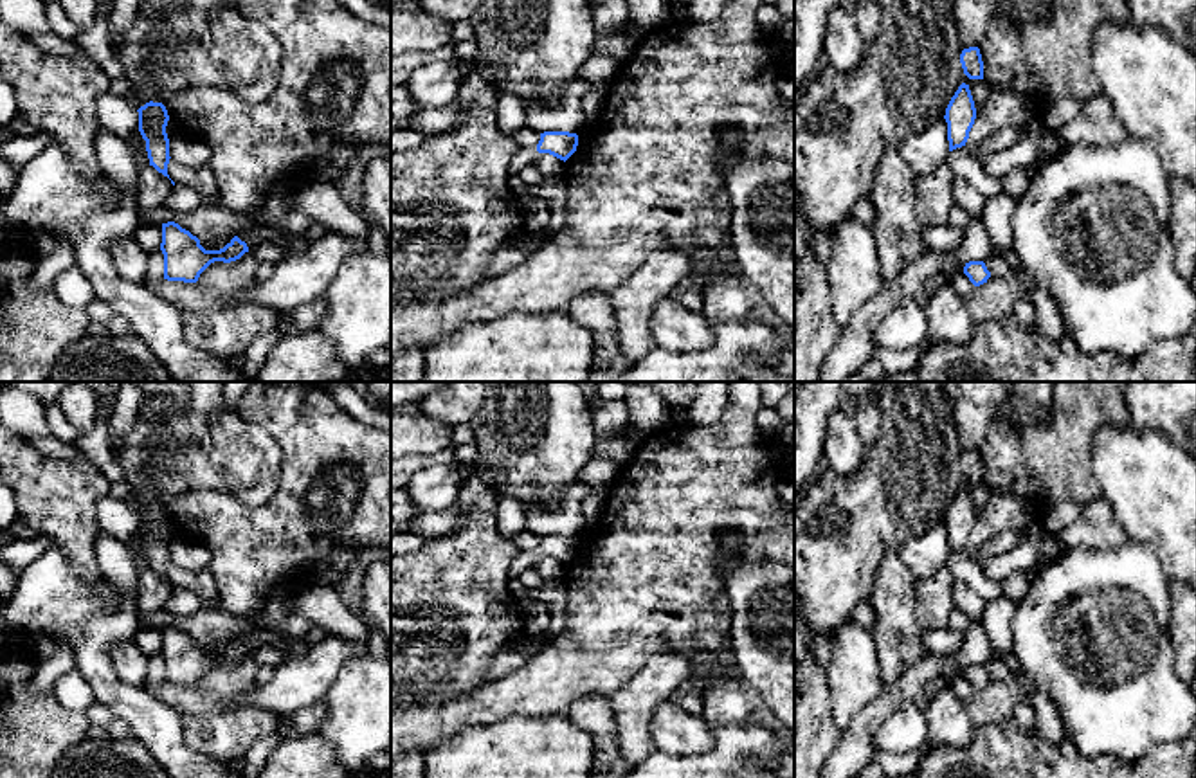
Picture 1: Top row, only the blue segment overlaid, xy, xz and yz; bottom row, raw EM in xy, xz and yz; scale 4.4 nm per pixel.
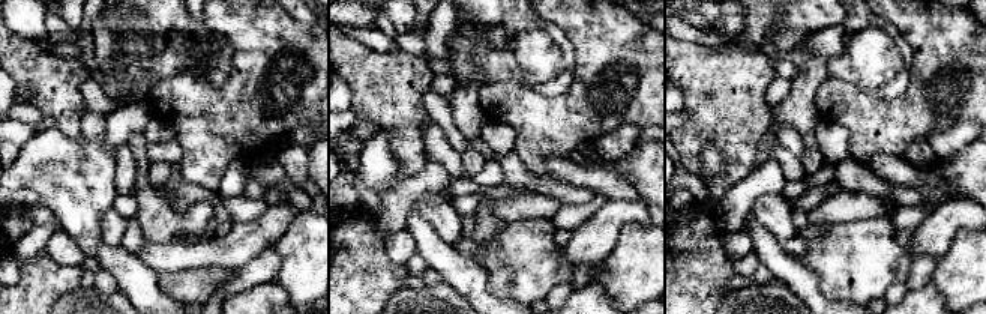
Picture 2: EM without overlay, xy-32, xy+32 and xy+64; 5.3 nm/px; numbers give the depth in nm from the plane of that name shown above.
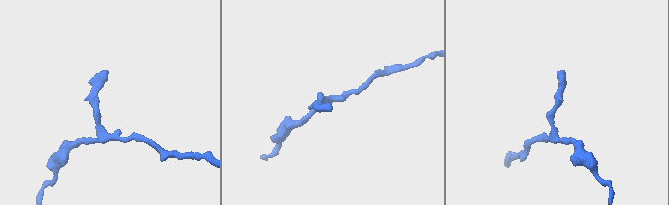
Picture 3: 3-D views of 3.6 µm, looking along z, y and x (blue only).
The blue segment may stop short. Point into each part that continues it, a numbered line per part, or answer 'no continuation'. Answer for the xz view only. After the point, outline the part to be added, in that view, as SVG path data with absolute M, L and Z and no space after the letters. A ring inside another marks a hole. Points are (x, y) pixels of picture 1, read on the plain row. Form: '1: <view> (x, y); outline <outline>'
1: xz (525, 559); outline M537 549L533 551L521 551L519 556L510 565L510 580L519 580L521 574L533 565L533 562L539 558Z

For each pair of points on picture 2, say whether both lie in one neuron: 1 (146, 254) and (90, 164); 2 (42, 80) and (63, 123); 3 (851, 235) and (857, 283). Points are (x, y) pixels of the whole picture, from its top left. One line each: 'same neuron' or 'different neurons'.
1: different neurons
2: same neuron
3: same neuron

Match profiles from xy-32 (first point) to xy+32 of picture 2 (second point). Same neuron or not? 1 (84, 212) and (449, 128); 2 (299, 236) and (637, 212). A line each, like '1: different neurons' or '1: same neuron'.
1: different neurons
2: different neurons

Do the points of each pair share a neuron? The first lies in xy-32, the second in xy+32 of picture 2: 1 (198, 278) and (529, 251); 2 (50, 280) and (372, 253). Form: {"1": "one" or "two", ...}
{"1": "one", "2": "one"}

